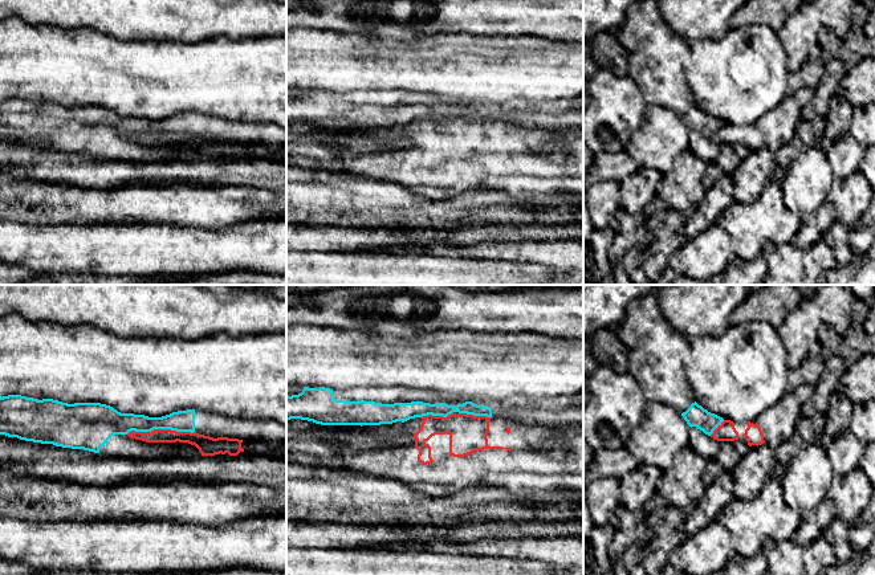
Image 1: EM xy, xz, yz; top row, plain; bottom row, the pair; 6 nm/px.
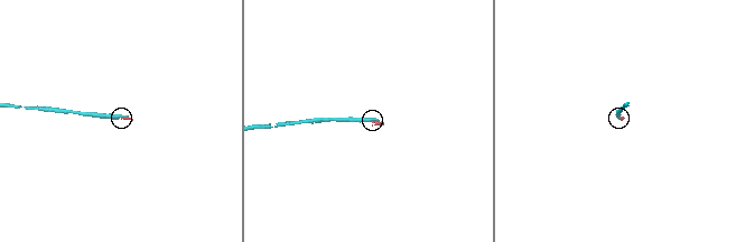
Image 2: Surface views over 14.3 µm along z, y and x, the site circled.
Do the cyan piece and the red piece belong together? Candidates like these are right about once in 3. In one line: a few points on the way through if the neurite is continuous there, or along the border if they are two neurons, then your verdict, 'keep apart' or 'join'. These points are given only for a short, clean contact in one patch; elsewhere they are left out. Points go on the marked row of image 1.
along xy (194, 431), (151, 429), (129, 431), (126, 433) | keep apart

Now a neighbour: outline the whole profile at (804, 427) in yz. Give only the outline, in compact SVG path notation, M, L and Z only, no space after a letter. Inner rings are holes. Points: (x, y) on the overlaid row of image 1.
M819 413L814 417L801 416L795 424L793 439L797 440L801 448L810 444L817 444L819 436L825 433L826 416Z

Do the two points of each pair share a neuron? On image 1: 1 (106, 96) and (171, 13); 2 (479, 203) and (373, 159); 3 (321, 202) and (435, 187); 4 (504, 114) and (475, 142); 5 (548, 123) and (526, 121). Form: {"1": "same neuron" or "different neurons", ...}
{"1": "different neurons", "2": "different neurons", "3": "different neurons", "4": "different neurons", "5": "same neuron"}

